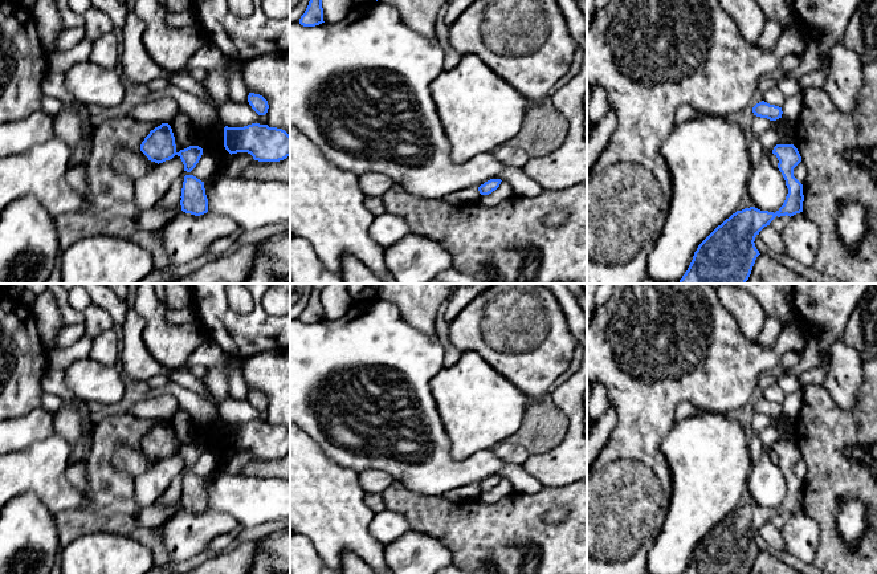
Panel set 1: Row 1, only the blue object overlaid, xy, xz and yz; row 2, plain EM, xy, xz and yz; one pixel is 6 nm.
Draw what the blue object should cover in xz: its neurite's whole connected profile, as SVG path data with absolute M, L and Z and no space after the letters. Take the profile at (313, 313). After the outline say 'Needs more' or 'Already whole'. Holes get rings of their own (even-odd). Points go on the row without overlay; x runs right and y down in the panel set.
M313 289L305 310L299 316L303 323L315 323L323 318L322 294L319 290Z. Already whole

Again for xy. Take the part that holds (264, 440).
M260 420L225 423L224 444L231 452L248 449L258 459L280 459L290 453L290 432L282 426Z. Already whole

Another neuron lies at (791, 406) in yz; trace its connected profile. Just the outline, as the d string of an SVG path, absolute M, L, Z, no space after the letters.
M800 388L795 392L788 394L782 404L783 408L782 415L794 424L800 412L801 400L803 400L803 390Z

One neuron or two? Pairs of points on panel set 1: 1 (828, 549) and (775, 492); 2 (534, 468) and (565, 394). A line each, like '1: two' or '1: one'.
1: two
2: one

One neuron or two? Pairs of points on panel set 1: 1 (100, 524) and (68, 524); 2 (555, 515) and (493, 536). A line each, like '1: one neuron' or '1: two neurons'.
1: one neuron
2: two neurons

